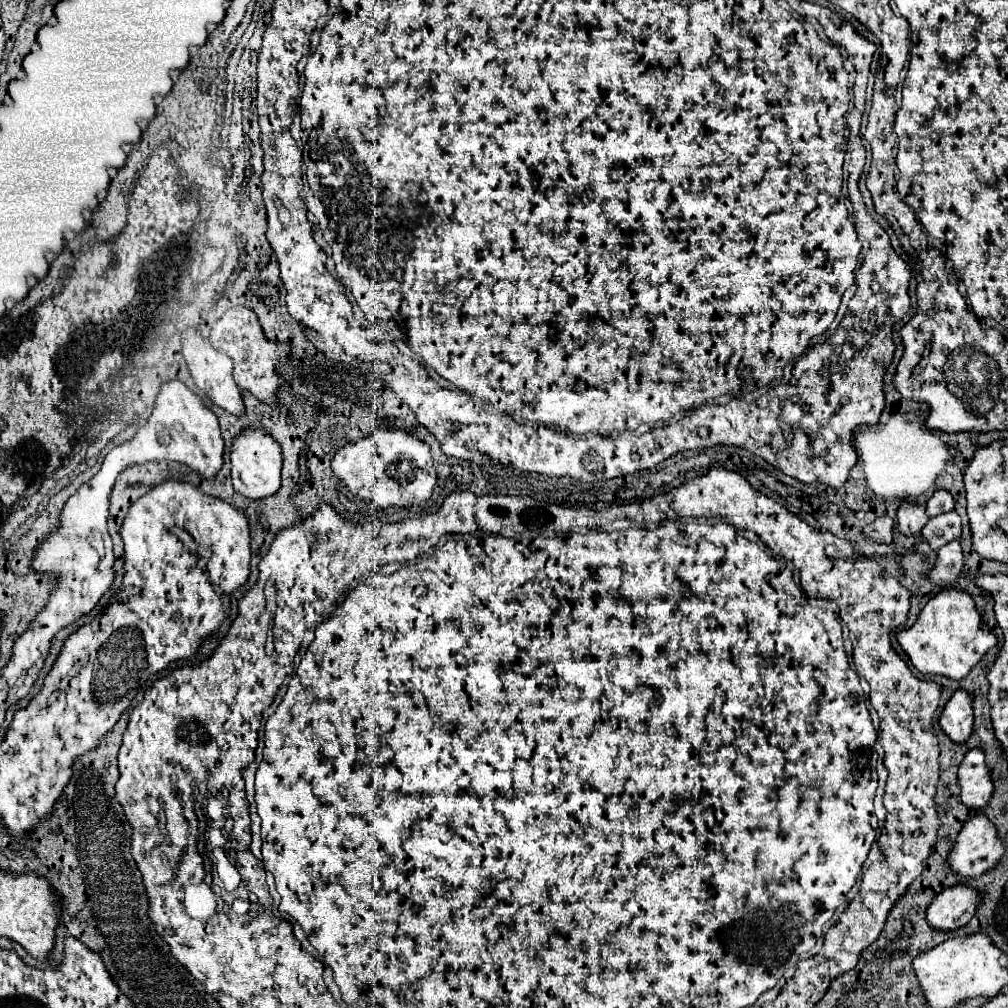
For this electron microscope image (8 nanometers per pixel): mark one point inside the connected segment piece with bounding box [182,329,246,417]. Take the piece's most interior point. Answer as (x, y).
(211, 370)

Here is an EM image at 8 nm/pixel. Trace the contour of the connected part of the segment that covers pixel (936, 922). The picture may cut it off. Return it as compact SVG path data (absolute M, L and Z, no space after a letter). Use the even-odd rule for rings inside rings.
M958 883L932 899L926 909L926 921L936 931L956 931L972 919L978 903L980 895L972 887Z

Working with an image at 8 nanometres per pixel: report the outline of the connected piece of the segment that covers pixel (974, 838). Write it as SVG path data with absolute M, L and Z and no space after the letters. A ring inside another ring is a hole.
M976 815L960 829L946 861L956 877L974 879L990 871L1002 855L1004 845L996 837L996 829L984 815Z

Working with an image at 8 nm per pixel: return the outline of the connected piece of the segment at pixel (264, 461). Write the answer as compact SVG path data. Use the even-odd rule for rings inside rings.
M242 431L242 435L234 441L232 445L232 483L234 489L252 499L264 499L270 497L280 489L280 469L282 469L282 455L280 455L280 445L272 441L264 431Z

